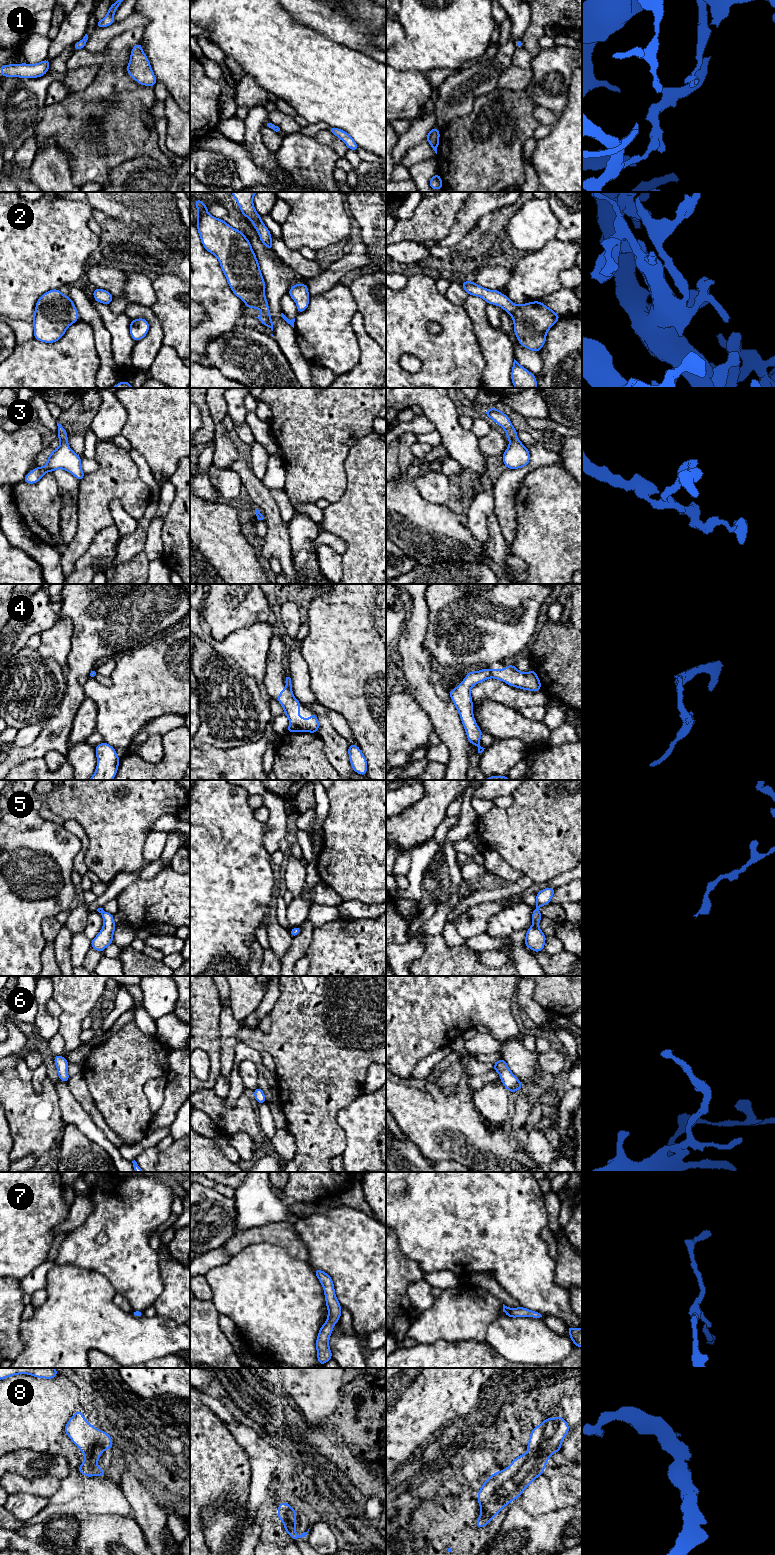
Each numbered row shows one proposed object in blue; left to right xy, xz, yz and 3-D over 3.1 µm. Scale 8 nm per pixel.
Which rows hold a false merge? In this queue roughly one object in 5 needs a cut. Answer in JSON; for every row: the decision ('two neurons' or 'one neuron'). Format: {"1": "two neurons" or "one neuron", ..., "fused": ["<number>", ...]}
{"1": "one neuron", "2": "one neuron", "3": "one neuron", "4": "two neurons", "5": "one neuron", "6": "one neuron", "7": "one neuron", "8": "one neuron", "fused": ["4"]}

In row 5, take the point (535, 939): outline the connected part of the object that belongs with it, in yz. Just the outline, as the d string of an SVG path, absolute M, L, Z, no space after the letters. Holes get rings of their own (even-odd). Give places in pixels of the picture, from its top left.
M553 887L545 888L536 894L536 908L532 911L533 924L526 931L526 939L524 940L524 944L534 952L544 950L547 938L538 926L543 917L538 908L551 902L555 889Z

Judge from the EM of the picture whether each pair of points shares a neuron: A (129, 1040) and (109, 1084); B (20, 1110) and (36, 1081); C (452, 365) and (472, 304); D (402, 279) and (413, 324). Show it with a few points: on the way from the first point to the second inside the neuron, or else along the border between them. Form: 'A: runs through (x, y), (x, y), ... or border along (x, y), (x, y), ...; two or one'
A: runs through (129, 1051), (129, 1058), (115, 1073); one
B: border along (47, 1075), (42, 1082), (42, 1088), (36, 1092); two
C: border along (450, 301), (460, 305), (467, 313), (477, 338); two
D: border along (408, 275), (406, 285), (396, 291); two

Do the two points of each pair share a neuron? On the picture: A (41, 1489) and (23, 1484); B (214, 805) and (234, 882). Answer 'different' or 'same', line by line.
A: same
B: same

